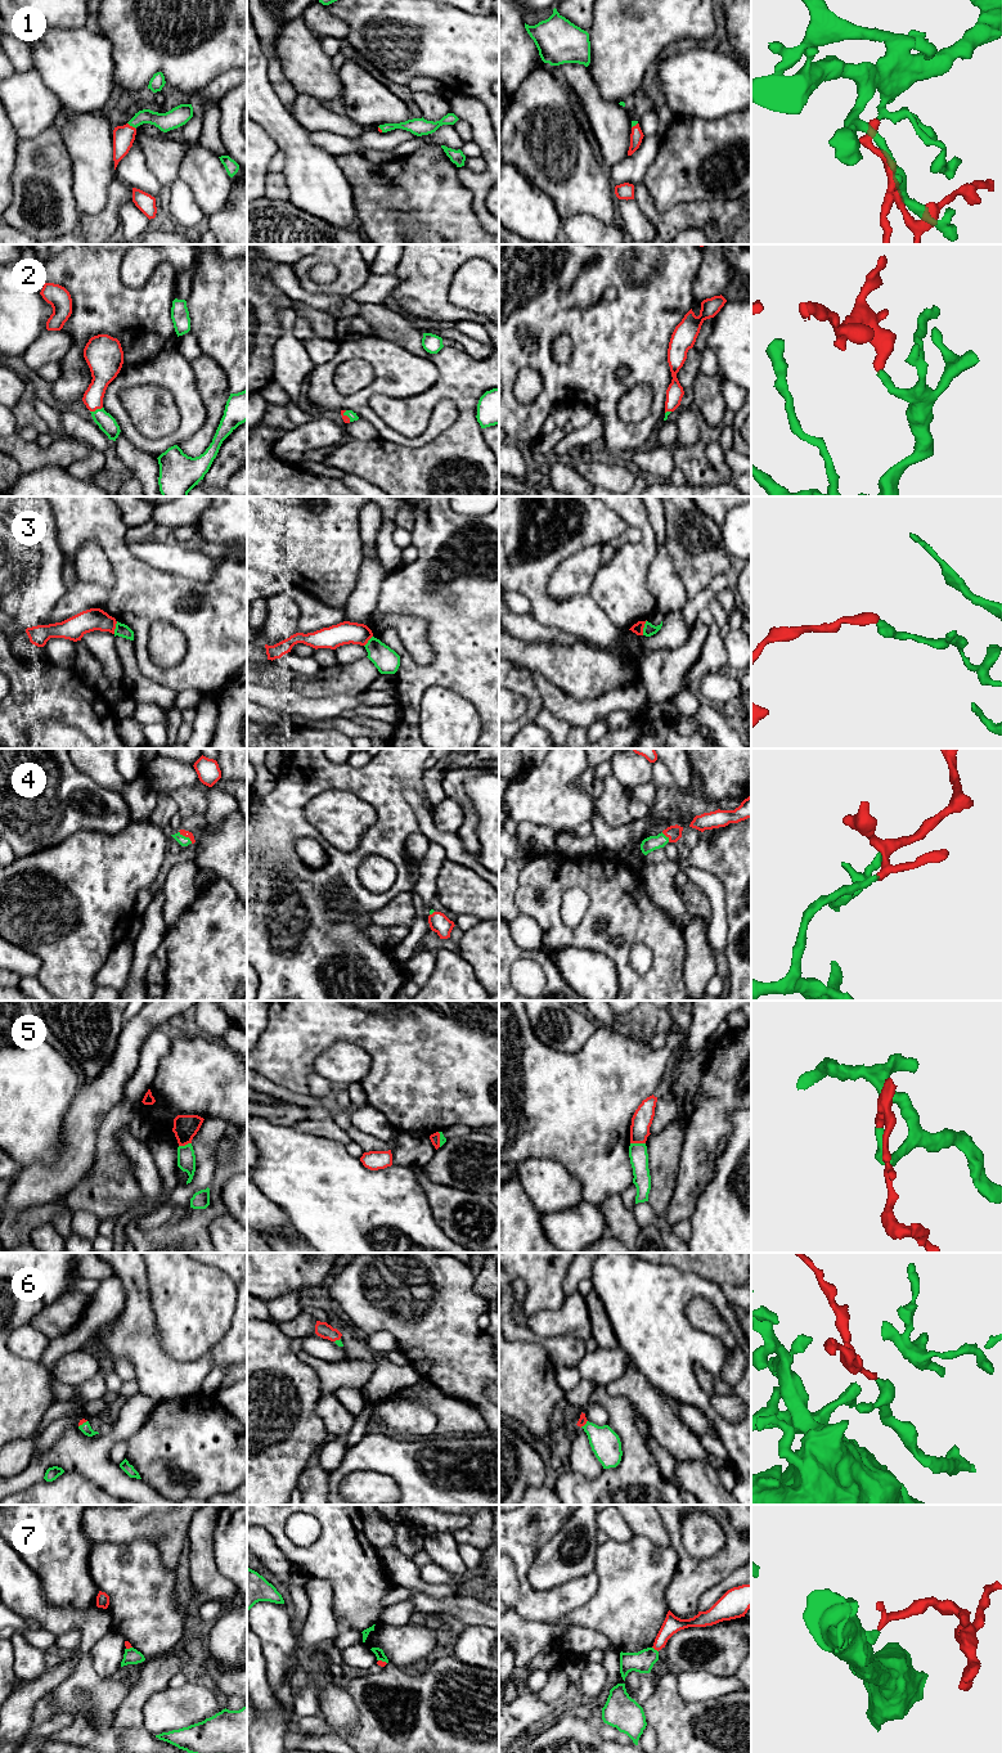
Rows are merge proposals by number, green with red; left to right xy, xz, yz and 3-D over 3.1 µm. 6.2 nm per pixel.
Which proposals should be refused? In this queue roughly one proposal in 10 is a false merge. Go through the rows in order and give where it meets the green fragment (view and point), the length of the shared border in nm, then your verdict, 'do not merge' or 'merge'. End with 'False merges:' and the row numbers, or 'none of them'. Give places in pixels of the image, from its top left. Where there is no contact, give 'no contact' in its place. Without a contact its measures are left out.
1: contact xy (131, 125); length 70 nm; merge
2: contact xy (97, 409); length 90 nm; merge
3: contact yz (643, 628); length 100 nm; do not merge
4: contact xy (187, 837); length 120 nm; merge
5: contact yz (638, 1144); length 100 nm; merge
6: contact xy (84, 1423); length 70 nm; merge
7: contact yz (654, 1649); length 50 nm; do not merge
False merges: 3, 7

